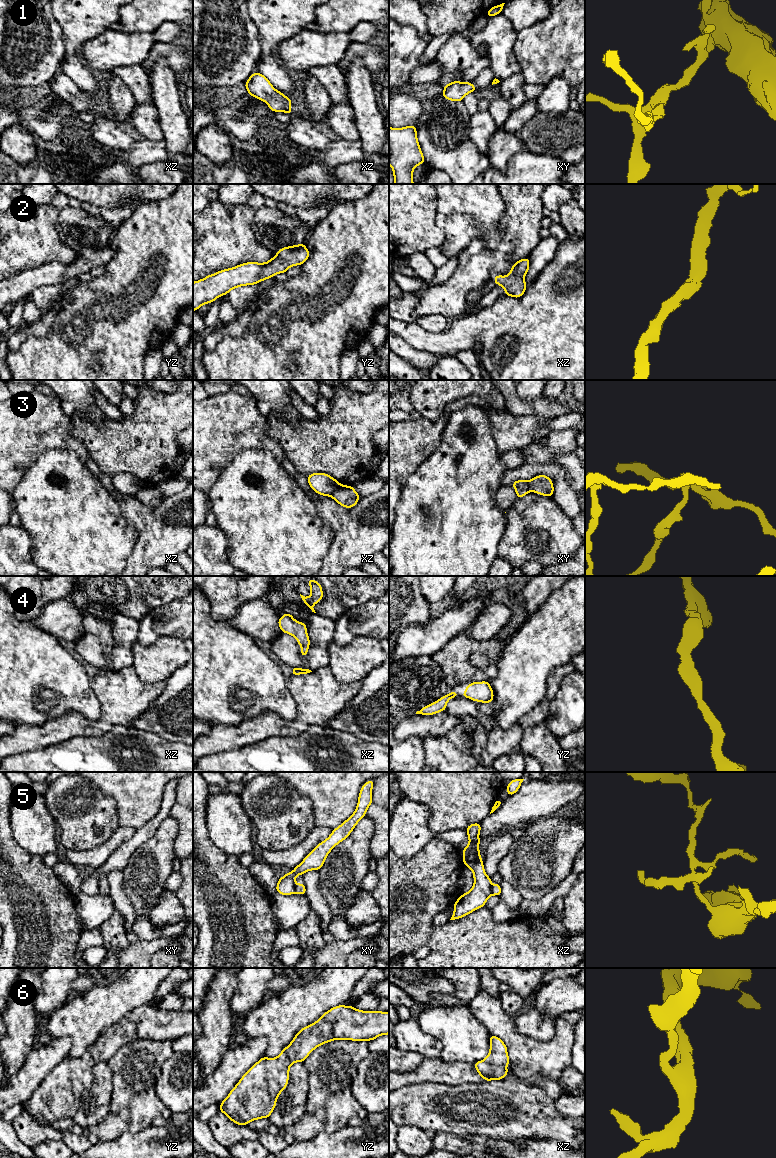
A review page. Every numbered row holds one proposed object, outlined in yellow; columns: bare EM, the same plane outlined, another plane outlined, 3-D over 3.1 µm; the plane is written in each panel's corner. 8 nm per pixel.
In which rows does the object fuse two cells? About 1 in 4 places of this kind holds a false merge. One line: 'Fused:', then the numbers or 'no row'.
Fused: 3, 5

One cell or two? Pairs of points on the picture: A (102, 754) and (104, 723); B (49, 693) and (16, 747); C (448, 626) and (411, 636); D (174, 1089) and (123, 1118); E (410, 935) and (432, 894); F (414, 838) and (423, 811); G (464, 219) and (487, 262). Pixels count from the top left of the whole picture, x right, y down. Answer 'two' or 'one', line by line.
A: two
B: two
C: one
D: two
E: one
F: one
G: two

